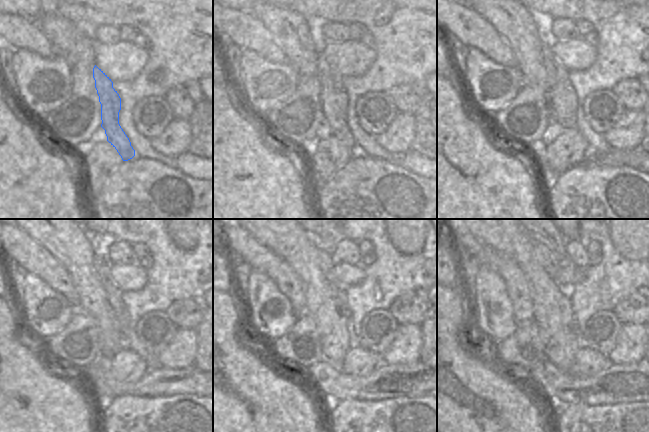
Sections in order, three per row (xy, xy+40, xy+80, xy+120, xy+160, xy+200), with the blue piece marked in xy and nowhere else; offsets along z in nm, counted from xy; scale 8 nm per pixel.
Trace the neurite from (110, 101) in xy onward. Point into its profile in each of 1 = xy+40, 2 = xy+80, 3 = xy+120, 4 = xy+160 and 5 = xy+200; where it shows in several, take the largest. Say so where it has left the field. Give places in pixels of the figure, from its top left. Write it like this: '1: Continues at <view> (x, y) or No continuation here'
1: Continues at xy+40 (334, 100)
2: Continues at xy+80 (561, 98)
3: Continues at xy+120 (115, 294)
4: Continues at xy+160 (326, 262)
5: Continues at xy+200 (544, 254)

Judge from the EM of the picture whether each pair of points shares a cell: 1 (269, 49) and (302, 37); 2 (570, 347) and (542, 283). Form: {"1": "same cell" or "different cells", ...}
{"1": "different cells", "2": "same cell"}

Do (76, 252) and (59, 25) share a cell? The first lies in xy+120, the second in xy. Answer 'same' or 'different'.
same

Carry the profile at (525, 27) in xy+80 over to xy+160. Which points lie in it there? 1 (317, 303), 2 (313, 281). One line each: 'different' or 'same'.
1: same
2: same

